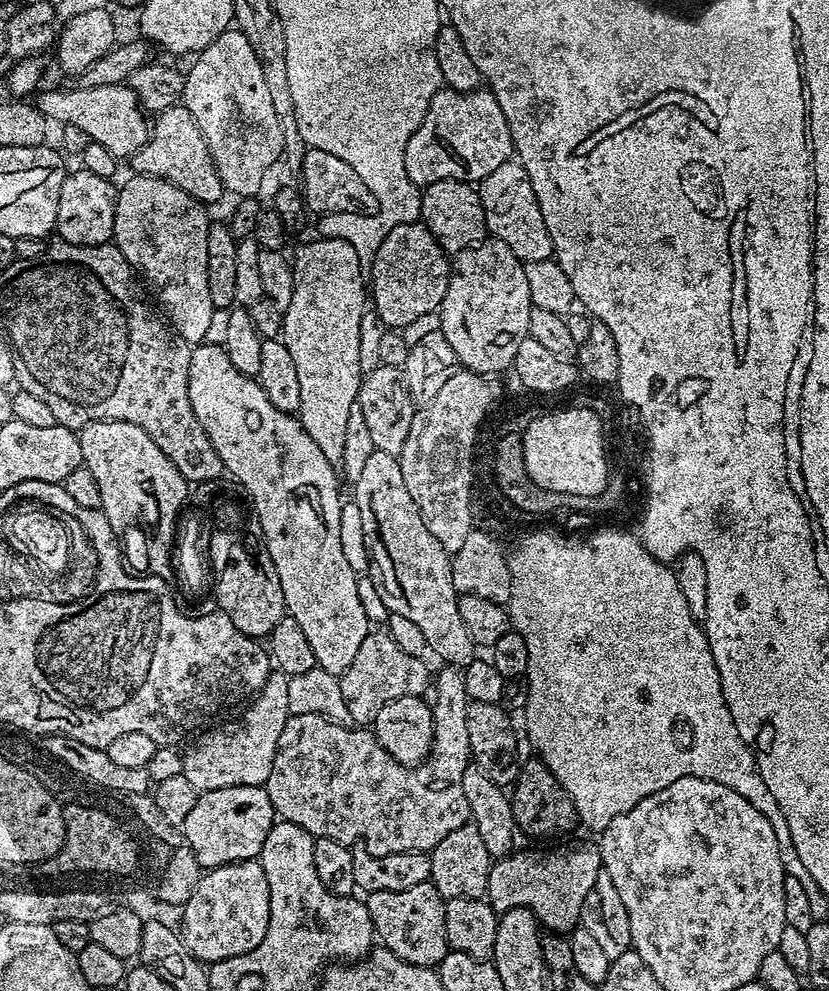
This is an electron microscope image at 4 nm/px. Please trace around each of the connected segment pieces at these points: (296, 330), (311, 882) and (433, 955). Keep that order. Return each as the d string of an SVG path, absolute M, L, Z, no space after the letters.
M328 237L315 238L316 240L302 245L297 254L296 260L291 261L292 273L294 274L293 294L290 298L290 306L282 313L282 339L286 350L290 350L290 358L294 358L294 370L298 370L298 386L300 387L300 410L298 419L300 425L314 438L318 450L326 454L326 458L333 466L340 464L342 458L342 445L346 442L346 418L350 418L350 410L357 407L360 395L360 382L362 373L358 362L358 326L362 326L362 314L366 311L366 272L360 263L357 251L344 239L330 239Z
M277 819L264 835L264 844L260 847L258 859L266 874L268 883L268 918L273 925L288 920L296 920L297 925L308 927L319 924L331 893L318 878L313 864L313 837L298 825L288 820Z
M431 882L410 886L406 890L370 892L367 893L366 903L373 933L379 943L398 959L423 968L436 968L444 961L450 951L446 938L446 901Z

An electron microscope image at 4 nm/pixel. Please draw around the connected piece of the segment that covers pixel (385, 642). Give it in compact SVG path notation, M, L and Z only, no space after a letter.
M369 634L362 646L358 646L358 654L354 654L354 662L345 672L339 673L342 698L346 698L349 717L356 722L371 721L376 712L394 698L403 696L423 697L430 687L430 672L428 676L427 663L418 657L411 657L393 642L387 634L381 634L375 640L375 635Z

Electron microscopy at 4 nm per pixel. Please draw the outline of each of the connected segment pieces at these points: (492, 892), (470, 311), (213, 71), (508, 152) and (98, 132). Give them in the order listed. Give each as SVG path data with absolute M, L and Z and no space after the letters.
M595 843L576 844L573 848L531 848L511 852L509 856L499 857L493 863L488 879L489 904L497 914L509 911L512 908L524 907L530 909L545 929L556 934L571 933L581 923L580 911L584 903L589 903L590 897L596 890L596 879L602 870L600 850Z
M485 238L455 253L448 289L438 309L439 335L467 371L493 374L512 368L518 346L529 336L533 309L524 266L525 261L519 260L510 246L495 238Z
M235 26L218 34L218 38L210 42L210 46L195 53L193 60L196 61L193 62L192 69L184 76L182 103L188 107L190 114L194 114L194 122L198 122L202 138L206 138L212 161L218 170L218 178L222 178L225 192L233 192L241 198L259 197L260 187L263 186L268 171L284 155L282 126L278 122L278 114L274 114L274 102L270 102L270 90L266 87L266 78L262 74L262 62L258 62L258 54L254 54L250 38L246 38L246 34L242 34Z
M444 86L434 94L426 118L422 118L418 130L414 130L406 144L404 165L410 182L417 186L439 180L479 182L513 156L510 126L491 90L481 86L474 92L456 92Z
M127 83L82 88L73 86L69 92L44 92L35 97L40 113L57 125L73 124L89 135L91 143L106 146L118 158L130 158L148 141L150 120L140 106L140 99Z

